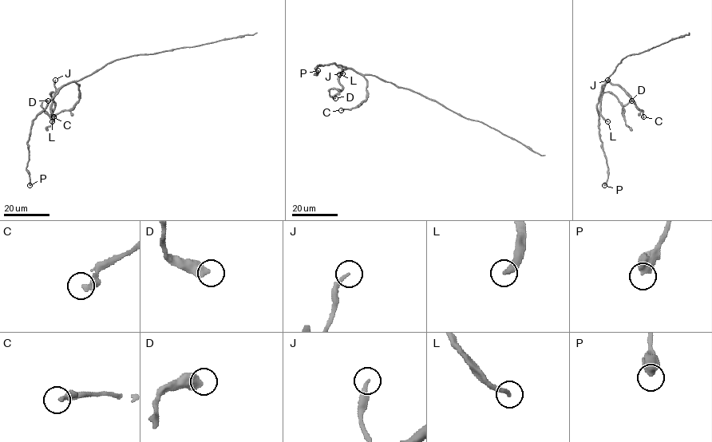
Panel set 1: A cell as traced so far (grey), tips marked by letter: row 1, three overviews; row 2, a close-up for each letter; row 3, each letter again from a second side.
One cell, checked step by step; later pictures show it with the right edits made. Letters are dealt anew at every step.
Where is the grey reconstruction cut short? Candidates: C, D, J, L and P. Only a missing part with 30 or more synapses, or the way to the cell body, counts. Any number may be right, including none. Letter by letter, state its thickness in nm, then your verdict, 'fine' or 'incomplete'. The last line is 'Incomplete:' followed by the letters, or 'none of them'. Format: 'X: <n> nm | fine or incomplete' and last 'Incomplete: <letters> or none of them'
C: 320 nm | fine
D: 550 nm | fine
J: 170 nm | fine
L: 280 nm | incomplete
P: 440 nm | fine
Incomplete: L

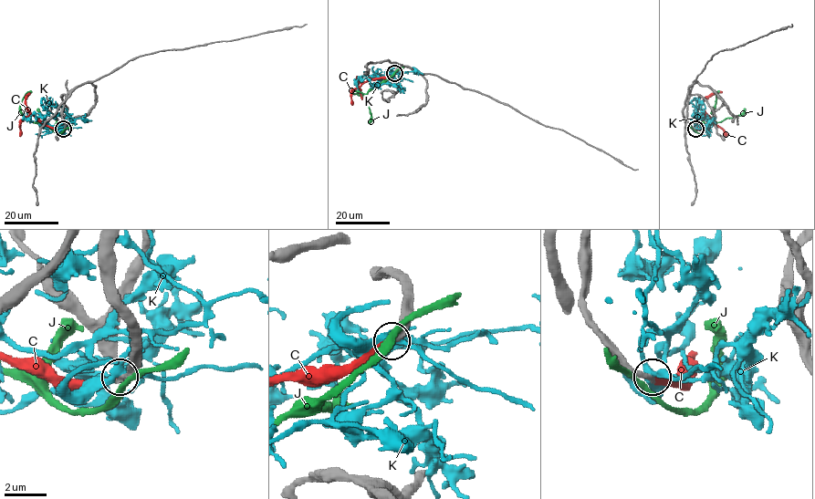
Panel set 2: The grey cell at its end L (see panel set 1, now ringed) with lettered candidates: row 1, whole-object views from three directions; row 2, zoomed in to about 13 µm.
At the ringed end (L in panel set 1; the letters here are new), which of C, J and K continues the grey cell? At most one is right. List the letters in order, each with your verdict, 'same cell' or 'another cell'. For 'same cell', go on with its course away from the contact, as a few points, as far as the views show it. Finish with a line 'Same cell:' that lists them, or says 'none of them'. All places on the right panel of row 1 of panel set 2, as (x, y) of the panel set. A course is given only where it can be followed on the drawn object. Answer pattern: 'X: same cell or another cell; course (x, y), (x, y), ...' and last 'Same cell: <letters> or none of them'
C: same cell; course (695, 129), (699, 129), (705, 113), (699, 106), (722, 91)
J: another cell
K: another cell
Same cell: C

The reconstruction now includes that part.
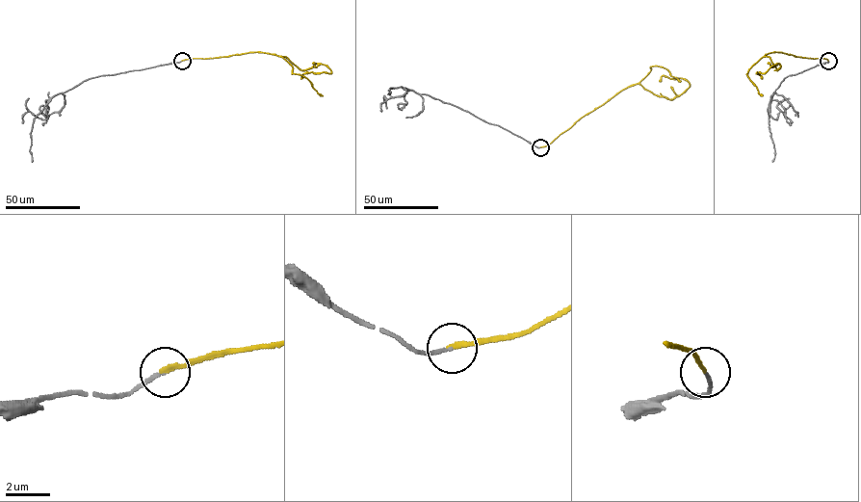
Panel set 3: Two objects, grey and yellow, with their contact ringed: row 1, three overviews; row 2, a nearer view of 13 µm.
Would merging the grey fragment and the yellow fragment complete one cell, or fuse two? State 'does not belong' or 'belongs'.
belongs

